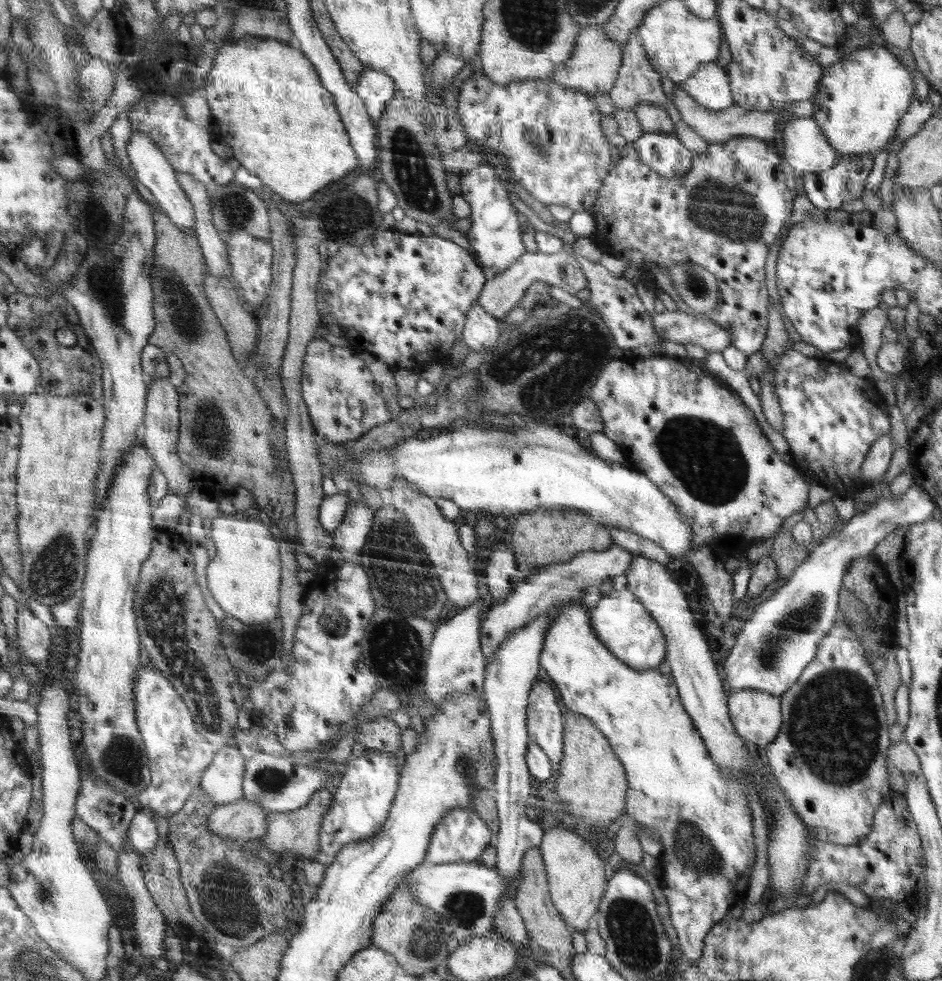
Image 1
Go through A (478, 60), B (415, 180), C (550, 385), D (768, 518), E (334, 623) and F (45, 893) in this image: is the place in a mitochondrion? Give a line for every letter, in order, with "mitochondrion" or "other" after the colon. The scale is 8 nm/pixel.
A: other
B: mitochondrion
C: mitochondrion
D: other
E: mitochondrion
F: mitochondrion

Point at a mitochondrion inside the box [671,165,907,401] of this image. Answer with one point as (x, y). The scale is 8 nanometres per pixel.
(749, 224)

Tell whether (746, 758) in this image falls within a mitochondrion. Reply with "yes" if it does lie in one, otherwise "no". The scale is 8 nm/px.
no

